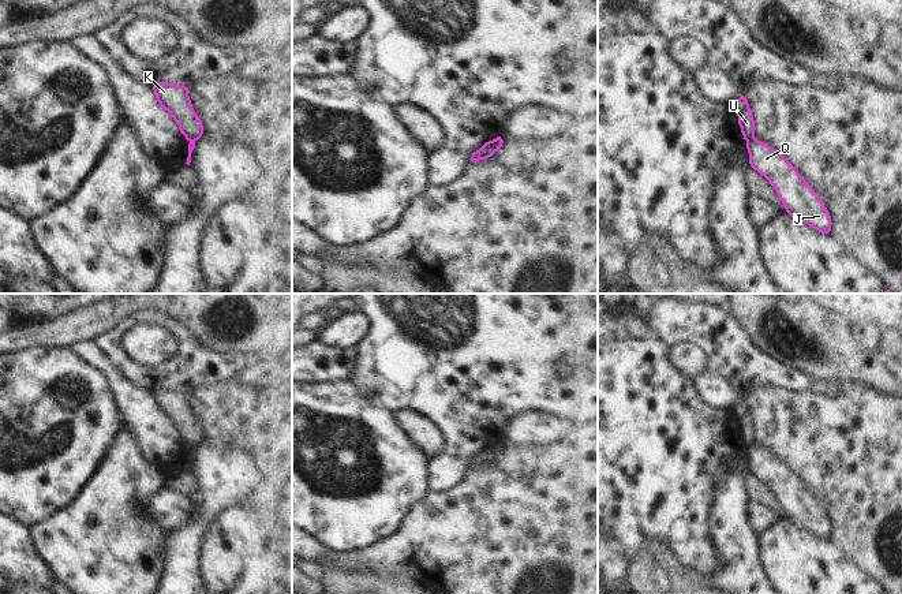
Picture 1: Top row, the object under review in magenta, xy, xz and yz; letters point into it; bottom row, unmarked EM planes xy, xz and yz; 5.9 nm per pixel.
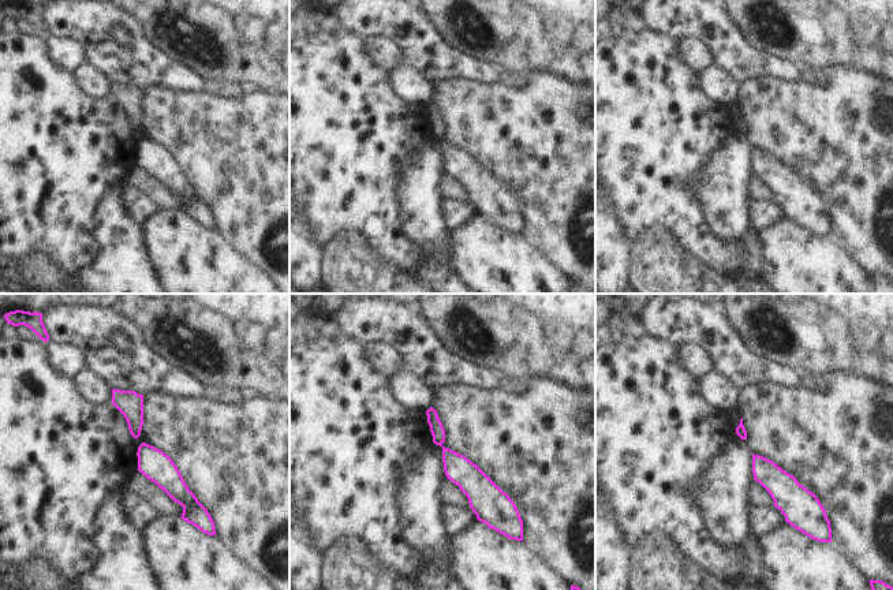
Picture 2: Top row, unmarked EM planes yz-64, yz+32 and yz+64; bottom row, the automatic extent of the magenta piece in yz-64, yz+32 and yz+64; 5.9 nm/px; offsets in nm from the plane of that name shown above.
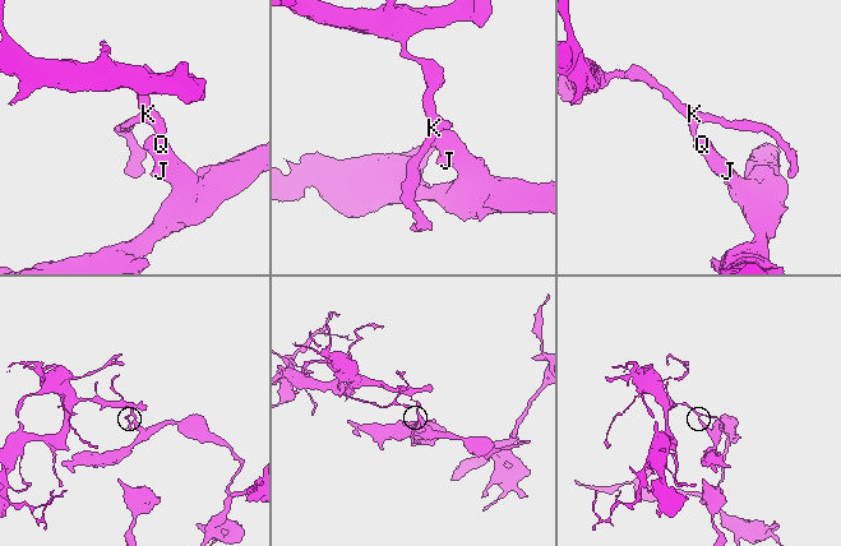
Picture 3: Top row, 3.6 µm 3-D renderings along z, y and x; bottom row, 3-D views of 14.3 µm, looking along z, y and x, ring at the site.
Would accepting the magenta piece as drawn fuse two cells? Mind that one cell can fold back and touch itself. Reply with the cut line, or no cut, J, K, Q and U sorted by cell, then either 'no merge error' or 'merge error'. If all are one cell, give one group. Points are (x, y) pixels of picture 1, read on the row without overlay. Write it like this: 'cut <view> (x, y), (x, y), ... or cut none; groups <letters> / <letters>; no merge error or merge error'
cut yz (753, 443), (747, 447); groups J Q / K U; merge error

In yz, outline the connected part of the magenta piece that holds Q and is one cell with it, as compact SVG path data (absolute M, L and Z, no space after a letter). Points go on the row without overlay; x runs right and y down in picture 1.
M746 447L751 472L775 494L786 518L821 539L831 537L831 522L820 503L798 477L774 453L757 447Z

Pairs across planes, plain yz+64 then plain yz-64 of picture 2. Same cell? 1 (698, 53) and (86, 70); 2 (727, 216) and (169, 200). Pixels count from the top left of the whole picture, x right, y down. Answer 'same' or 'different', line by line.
1: different
2: different

